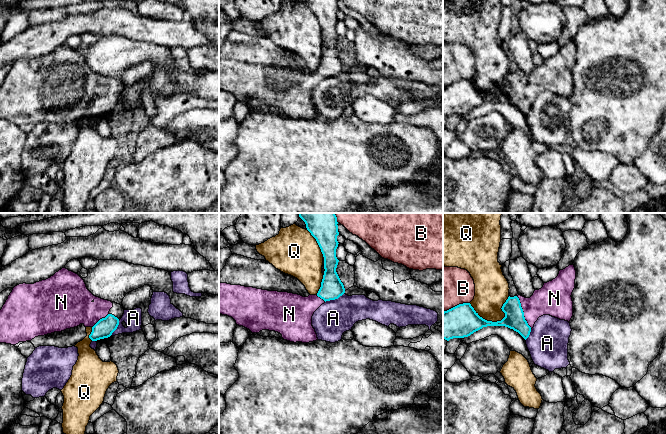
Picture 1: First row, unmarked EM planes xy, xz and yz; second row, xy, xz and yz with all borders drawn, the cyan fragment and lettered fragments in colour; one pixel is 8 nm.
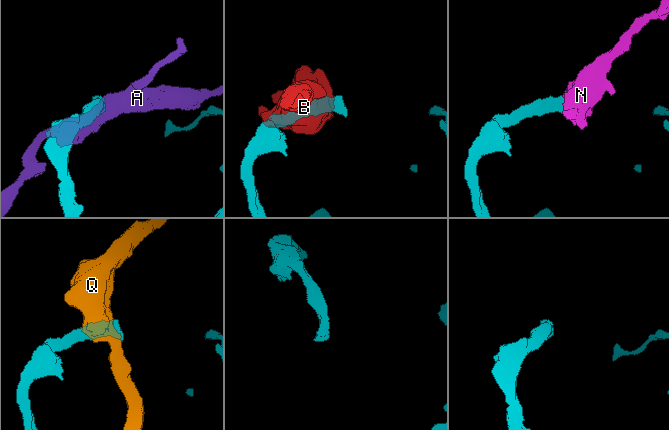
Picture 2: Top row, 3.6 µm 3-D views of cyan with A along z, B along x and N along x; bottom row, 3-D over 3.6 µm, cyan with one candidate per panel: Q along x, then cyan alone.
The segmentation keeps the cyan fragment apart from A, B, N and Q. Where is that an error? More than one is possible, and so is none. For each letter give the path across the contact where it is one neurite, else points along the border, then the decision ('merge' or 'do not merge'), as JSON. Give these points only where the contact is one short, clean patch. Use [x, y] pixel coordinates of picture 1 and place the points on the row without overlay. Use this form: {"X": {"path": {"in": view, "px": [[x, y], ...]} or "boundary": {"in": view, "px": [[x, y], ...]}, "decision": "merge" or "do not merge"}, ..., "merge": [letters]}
{"A": {"decision": "do not merge"}, "B": {"decision": "do not merge"}, "N": {"path": {"in": "yz", "px": [[514, 94], [523, 88], [551, 75]]}, "decision": "merge"}, "Q": {"decision": "do not merge"}, "merge": ["N"]}

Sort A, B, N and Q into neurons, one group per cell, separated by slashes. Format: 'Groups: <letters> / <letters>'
Groups: A / B / N / Q

